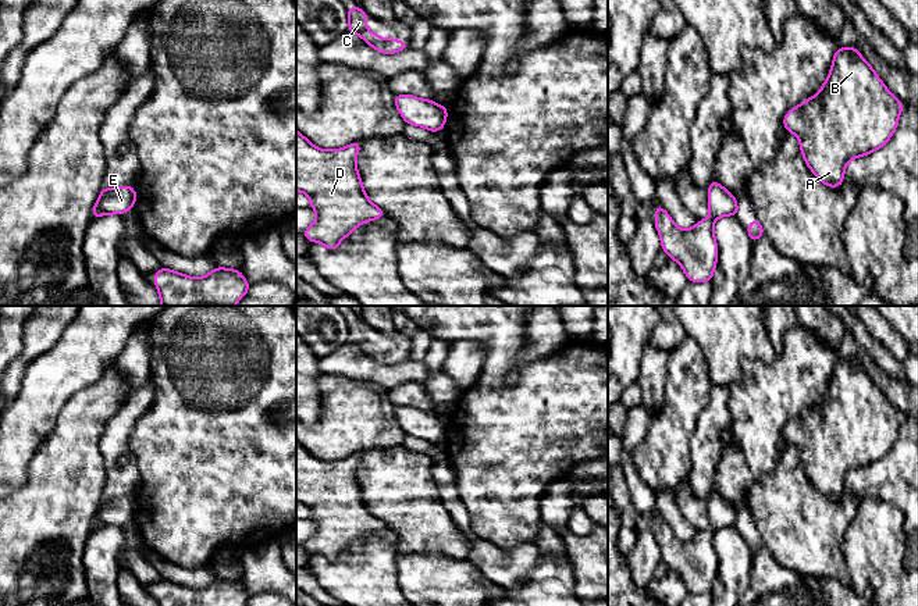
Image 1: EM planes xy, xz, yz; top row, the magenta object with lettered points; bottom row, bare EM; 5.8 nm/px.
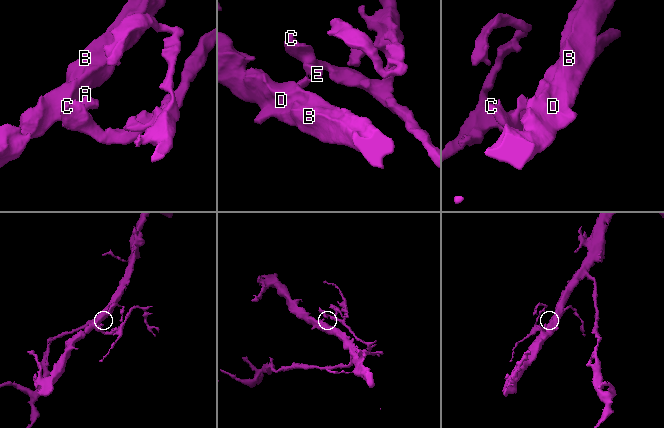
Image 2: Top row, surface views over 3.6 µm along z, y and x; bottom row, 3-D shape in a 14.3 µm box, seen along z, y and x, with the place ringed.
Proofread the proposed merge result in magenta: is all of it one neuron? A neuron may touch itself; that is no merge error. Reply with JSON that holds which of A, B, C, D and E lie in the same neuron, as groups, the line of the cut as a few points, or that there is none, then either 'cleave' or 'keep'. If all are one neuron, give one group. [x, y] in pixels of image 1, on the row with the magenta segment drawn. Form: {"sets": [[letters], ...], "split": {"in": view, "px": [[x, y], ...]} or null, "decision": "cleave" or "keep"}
{"sets": [["A", "B", "D"], ["C", "E"]], "split": {"in": "xy", "px": [[95, 205], [105, 213]]}, "decision": "cleave"}

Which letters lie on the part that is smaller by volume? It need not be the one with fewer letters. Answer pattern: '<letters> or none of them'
C, E

